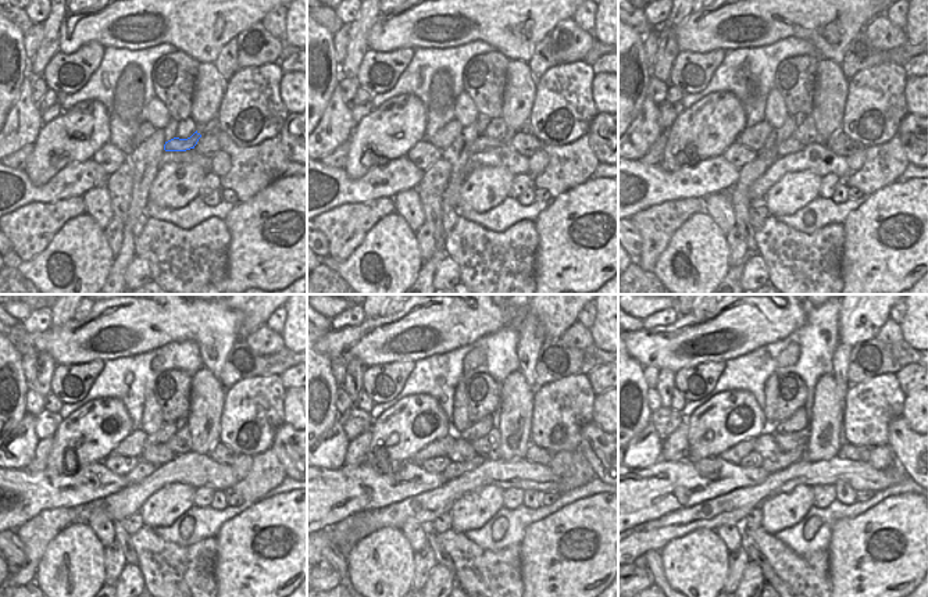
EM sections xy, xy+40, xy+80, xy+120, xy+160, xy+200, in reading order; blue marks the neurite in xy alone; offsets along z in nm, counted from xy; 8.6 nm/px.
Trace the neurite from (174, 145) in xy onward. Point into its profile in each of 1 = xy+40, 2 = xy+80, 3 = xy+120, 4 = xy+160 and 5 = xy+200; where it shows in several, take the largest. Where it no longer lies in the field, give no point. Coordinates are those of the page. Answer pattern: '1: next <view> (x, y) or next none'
1: next xy+40 (484, 143)
2: next xy+80 (789, 146)
3: next xy+120 (159, 454)
4: next xy+160 (461, 450)
5: next xy+200 (764, 444)

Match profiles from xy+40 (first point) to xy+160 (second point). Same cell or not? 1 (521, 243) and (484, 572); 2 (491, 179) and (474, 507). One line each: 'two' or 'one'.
1: one
2: one

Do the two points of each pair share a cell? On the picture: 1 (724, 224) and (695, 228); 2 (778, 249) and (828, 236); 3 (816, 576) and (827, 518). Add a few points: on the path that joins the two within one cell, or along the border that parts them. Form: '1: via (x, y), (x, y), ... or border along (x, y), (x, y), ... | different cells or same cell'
1: border along (705, 210), (725, 233) | different cells
2: via (791, 249), (816, 249) | same cell
3: border along (789, 547), (798, 554), (825, 550) | different cells

